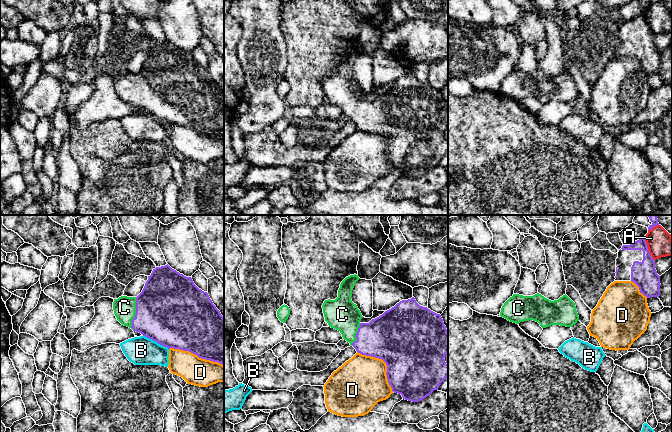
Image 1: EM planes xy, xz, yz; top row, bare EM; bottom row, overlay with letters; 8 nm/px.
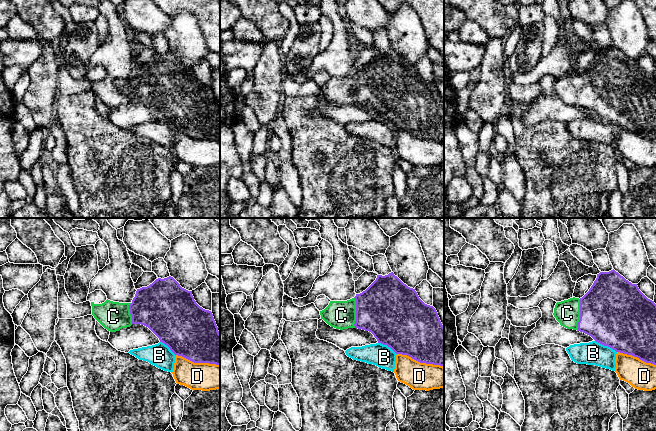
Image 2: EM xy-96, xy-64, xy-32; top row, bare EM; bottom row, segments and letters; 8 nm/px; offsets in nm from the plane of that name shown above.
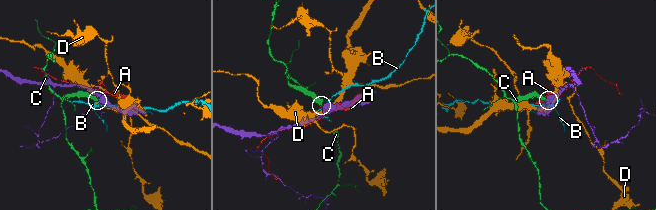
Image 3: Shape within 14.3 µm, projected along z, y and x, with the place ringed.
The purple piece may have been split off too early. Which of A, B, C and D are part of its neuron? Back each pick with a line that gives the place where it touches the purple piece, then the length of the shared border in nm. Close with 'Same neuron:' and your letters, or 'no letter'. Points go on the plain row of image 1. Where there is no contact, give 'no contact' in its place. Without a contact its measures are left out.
C: contact xy (135, 90); length 280 nm
Same neuron: C

